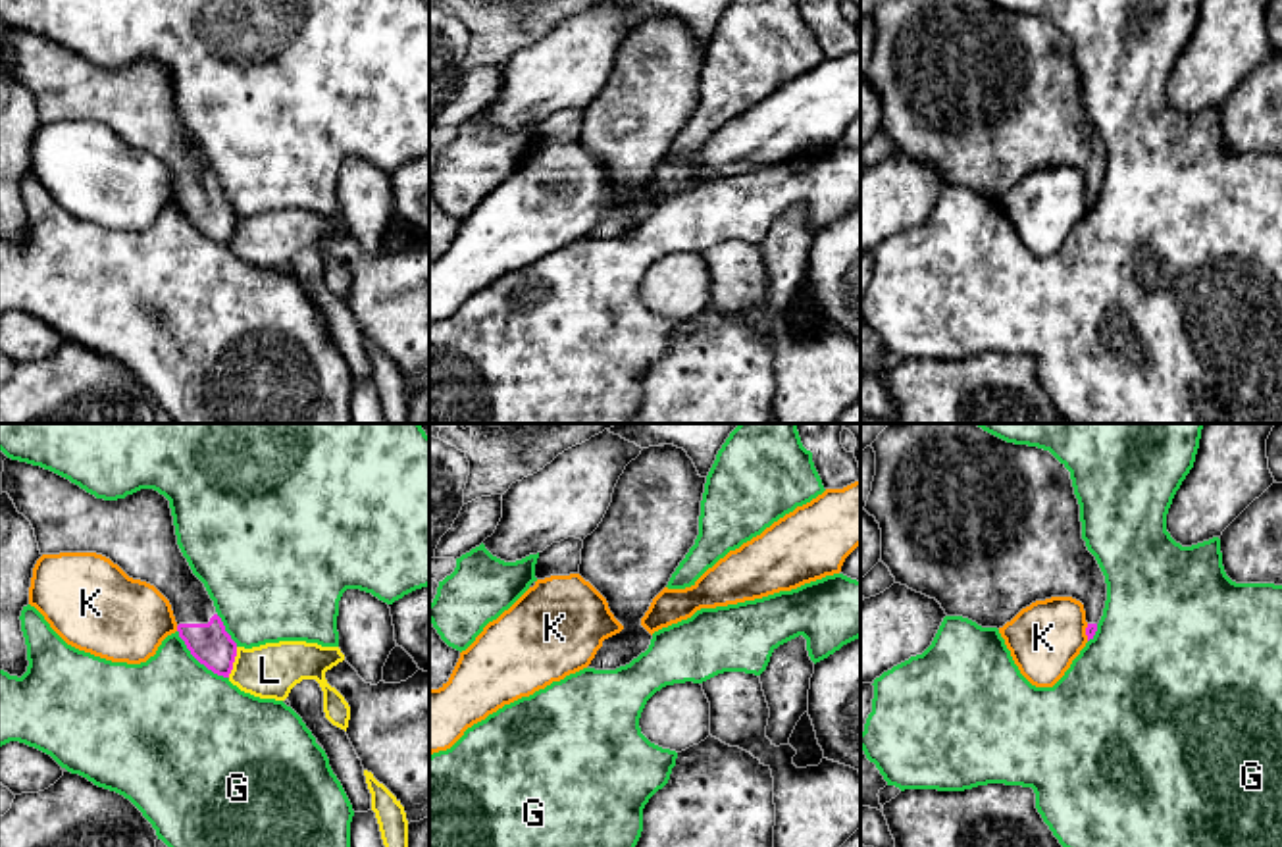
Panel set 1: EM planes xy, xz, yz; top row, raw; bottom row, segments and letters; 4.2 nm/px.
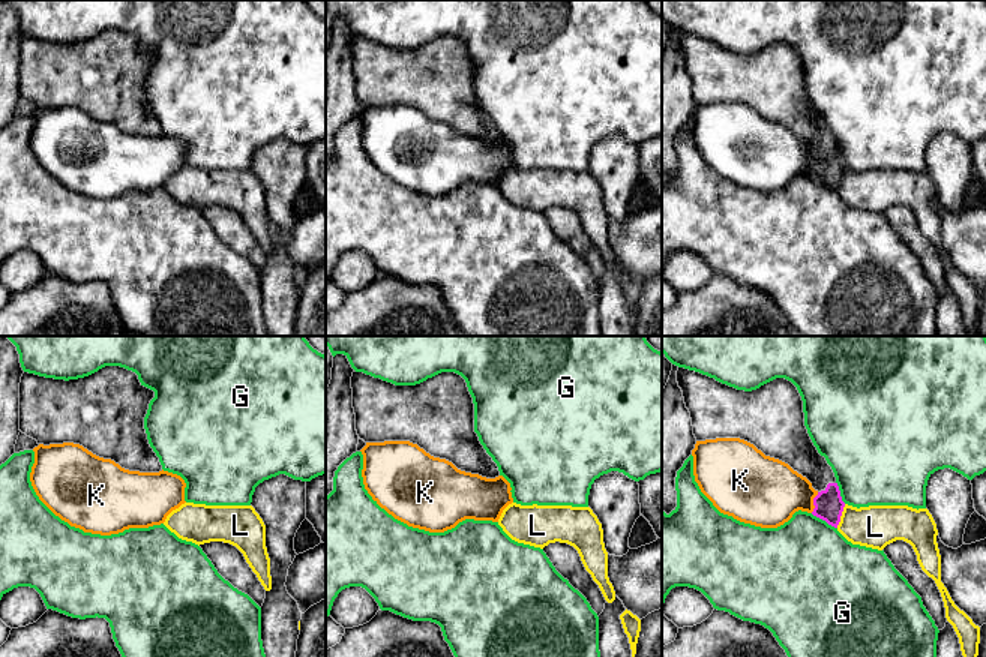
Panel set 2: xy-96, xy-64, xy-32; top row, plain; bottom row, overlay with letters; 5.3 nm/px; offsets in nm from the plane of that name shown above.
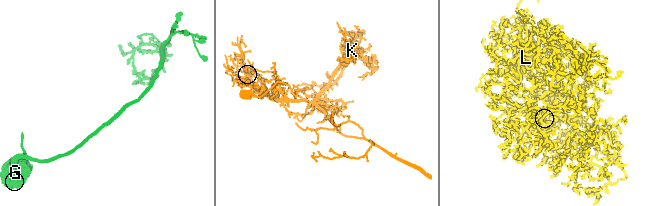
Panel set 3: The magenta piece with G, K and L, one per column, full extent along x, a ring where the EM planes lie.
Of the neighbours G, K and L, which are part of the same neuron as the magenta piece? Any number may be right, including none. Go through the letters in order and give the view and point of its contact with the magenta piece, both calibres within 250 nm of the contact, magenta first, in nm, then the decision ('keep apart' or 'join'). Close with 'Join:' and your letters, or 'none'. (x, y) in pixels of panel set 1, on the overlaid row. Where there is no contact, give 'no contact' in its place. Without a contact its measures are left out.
G: contact xy (199, 661); calibres 170 and 480 nm; keep apart
K: contact xy (178, 628); calibres 170 and 360 nm; keep apart
L: contact xy (233, 661); calibres 170 and 220 nm; keep apart
Join: none

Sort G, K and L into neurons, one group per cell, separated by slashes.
G / K / L

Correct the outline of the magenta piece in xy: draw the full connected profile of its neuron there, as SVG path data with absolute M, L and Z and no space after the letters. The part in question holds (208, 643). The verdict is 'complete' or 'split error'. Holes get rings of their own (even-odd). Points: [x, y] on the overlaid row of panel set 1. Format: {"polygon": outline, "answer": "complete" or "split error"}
{"polygon": "M12 458L4 460L2 493L31 522L40 554L96 552L129 578L154 585L169 601L191 654L229 678L237 643L177 545L164 495L141 489L104 500L50 470Z", "answer": "split error"}

